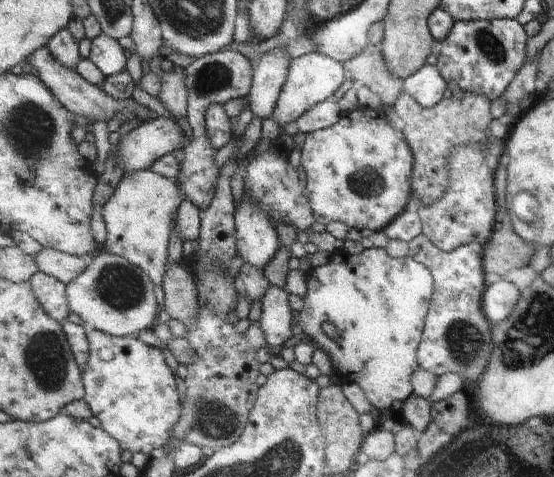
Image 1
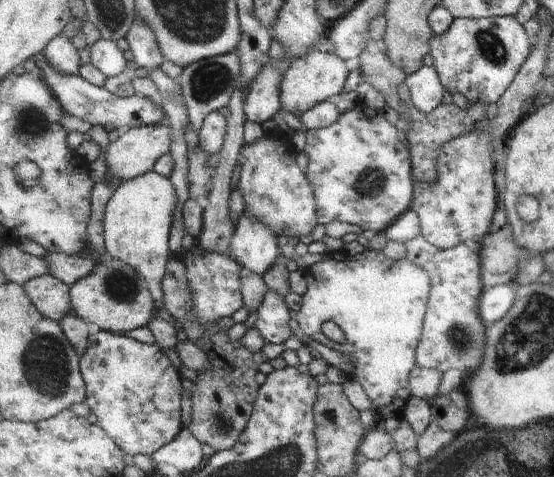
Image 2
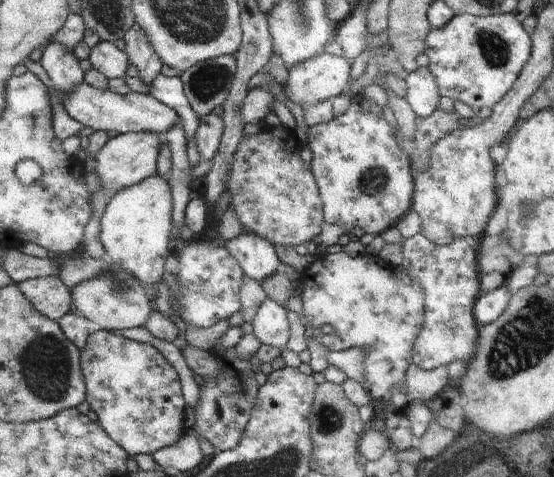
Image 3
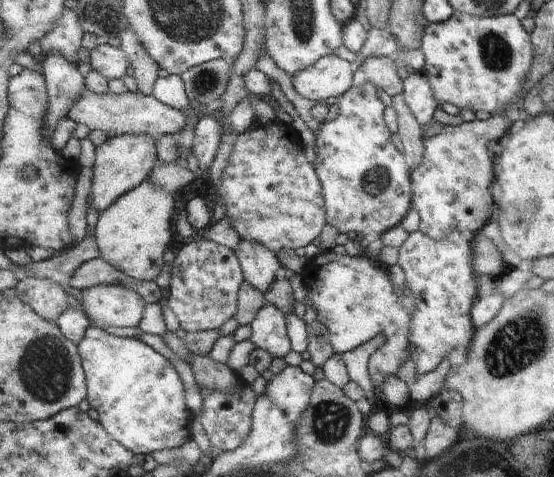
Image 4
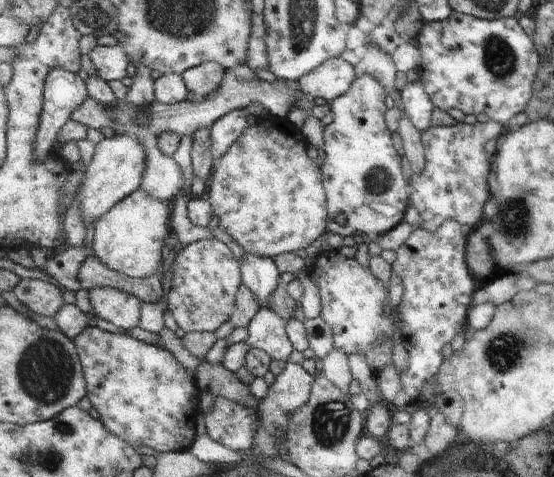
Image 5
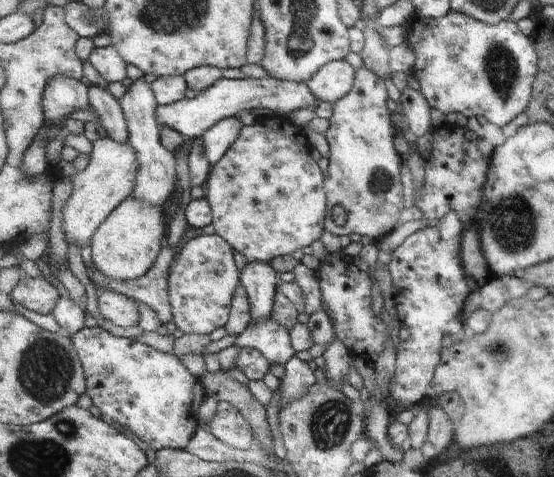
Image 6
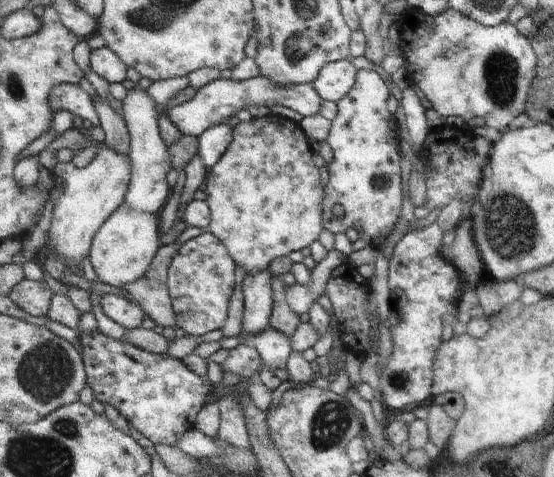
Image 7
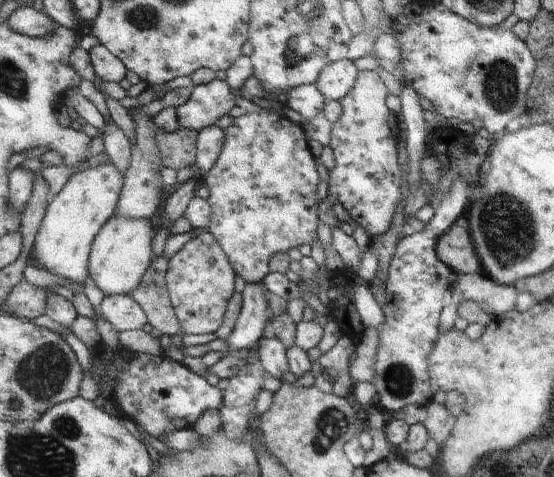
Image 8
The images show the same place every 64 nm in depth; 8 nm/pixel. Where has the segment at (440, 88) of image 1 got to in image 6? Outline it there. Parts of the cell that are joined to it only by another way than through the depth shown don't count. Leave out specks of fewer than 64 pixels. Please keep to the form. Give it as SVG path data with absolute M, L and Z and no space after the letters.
M406 87L400 96L403 116L414 138L423 136L431 129L431 104L419 90Z

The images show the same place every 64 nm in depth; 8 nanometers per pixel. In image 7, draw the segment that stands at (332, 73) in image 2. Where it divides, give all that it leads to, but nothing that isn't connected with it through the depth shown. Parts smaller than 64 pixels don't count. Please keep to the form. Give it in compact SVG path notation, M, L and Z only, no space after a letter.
M349 59L333 61L321 69L319 78L313 80L311 86L325 101L338 103L353 90L357 74L358 69L351 64Z

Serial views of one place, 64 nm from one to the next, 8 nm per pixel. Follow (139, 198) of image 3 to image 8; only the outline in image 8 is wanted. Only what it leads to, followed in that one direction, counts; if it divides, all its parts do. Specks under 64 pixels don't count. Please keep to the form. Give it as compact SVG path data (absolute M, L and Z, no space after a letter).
M115 214L97 234L90 254L90 275L105 297L121 294L131 295L131 292L137 290L137 286L141 284L141 280L148 272L154 258L151 244L153 244L153 238L155 238L157 232L156 226L152 225L152 223L149 218L123 218L123 216Z

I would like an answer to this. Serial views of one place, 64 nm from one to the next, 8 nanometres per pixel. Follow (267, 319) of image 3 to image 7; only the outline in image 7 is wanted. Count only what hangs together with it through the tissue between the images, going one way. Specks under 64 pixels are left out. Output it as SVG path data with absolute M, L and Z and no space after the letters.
M265 328L263 332L255 336L223 337L219 342L220 348L236 349L241 343L252 346L259 351L263 362L271 371L277 368L287 369L287 364L294 348L292 341L287 334L281 334L281 330Z

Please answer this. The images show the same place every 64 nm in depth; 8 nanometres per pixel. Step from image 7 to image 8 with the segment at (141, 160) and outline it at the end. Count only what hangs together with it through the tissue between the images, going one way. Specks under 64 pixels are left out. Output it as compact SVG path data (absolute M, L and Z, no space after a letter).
M145 104L127 108L133 123L134 136L131 140L133 158L131 158L131 166L125 177L125 186L123 186L116 212L117 216L123 216L123 218L151 218L161 206L161 190L165 186L162 184L160 174L161 169L165 168L165 164L163 164L161 150L157 144L158 127L155 125L154 116L141 110L143 106Z

